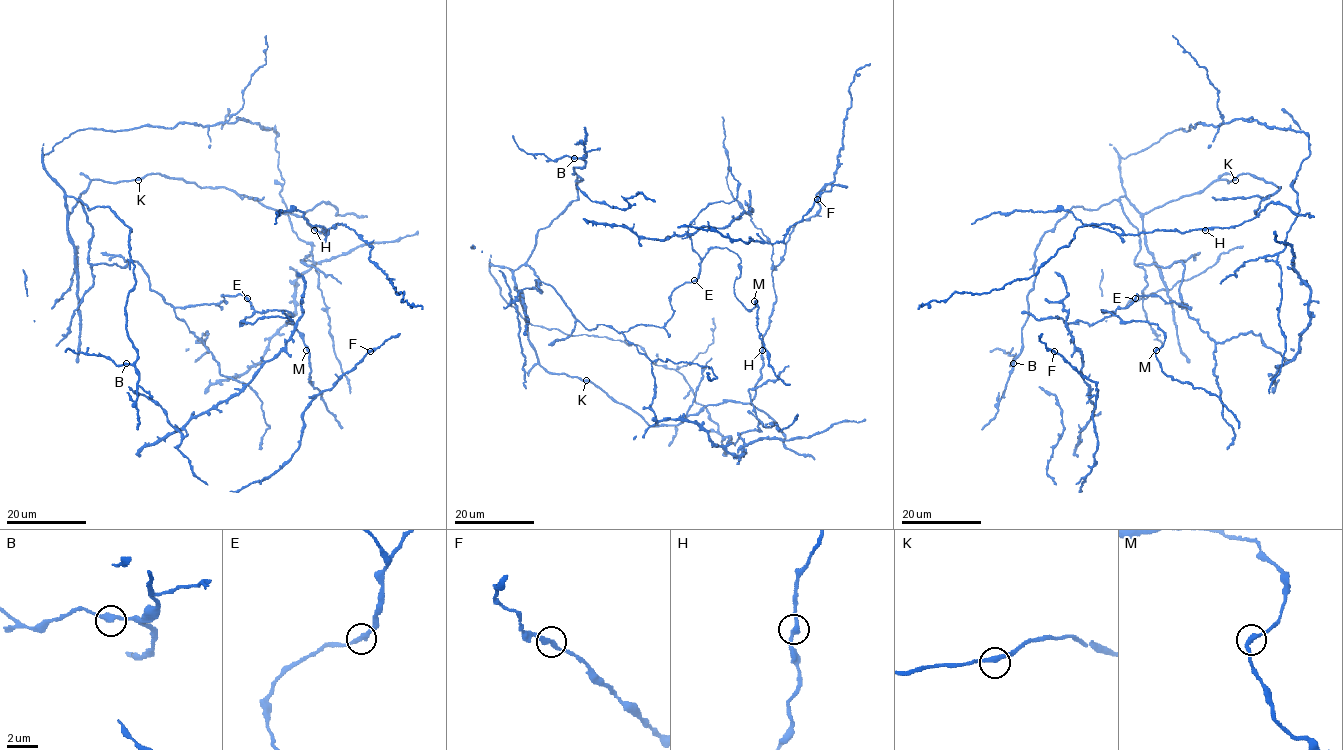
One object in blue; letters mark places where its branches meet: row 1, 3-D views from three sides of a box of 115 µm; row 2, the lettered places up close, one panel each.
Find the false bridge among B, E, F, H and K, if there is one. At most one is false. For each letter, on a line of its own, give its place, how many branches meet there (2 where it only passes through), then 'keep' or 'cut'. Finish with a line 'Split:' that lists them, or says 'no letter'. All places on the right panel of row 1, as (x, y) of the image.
B: place (1013, 363); branches 2; keep
E: place (1135, 298); branches 2; keep
F: place (1054, 351); branches 2; keep
H: place (1205, 230); branches 2; keep
K: place (1235, 180); branches 2; keep
Split: no letter

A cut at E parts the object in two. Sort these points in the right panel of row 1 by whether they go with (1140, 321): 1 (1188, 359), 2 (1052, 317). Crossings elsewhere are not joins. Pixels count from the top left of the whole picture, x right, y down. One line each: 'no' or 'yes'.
1: no
2: yes

